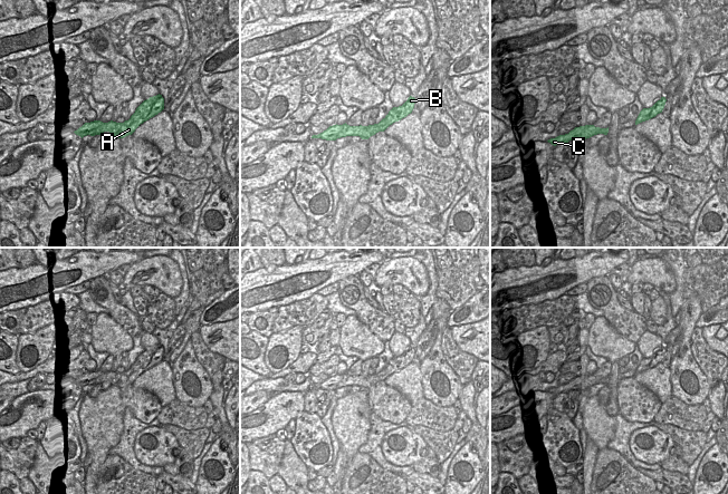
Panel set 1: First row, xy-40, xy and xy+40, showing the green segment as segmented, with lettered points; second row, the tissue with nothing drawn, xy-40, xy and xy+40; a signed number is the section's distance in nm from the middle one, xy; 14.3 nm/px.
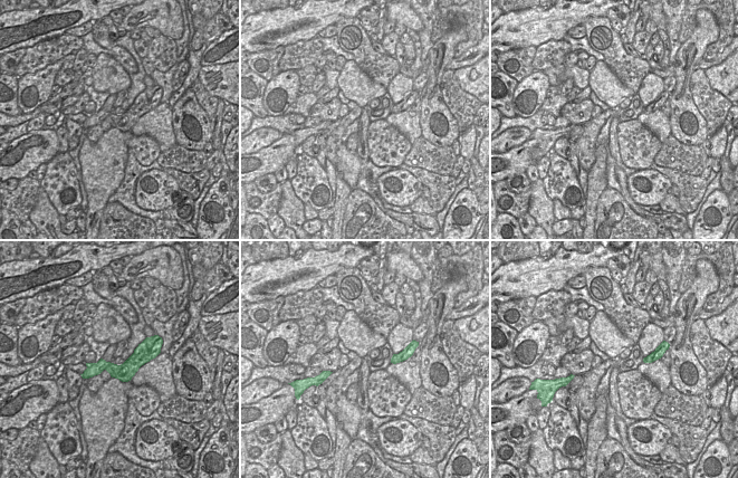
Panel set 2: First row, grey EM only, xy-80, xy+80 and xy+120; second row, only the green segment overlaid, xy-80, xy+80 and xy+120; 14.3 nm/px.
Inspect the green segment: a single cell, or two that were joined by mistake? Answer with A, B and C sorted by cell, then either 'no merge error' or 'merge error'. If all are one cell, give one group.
groups A B / C; merge error

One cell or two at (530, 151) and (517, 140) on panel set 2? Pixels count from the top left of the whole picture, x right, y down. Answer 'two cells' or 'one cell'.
two cells

